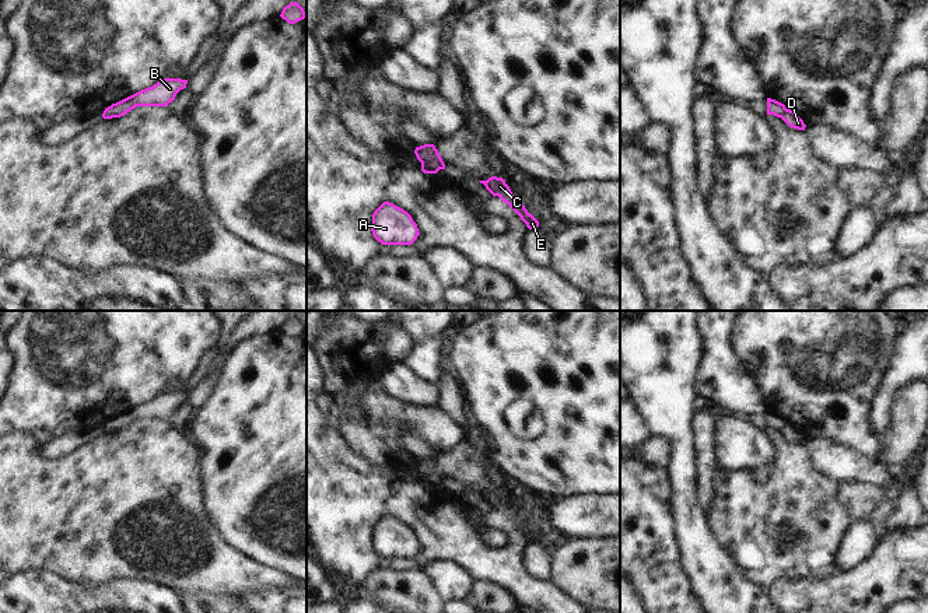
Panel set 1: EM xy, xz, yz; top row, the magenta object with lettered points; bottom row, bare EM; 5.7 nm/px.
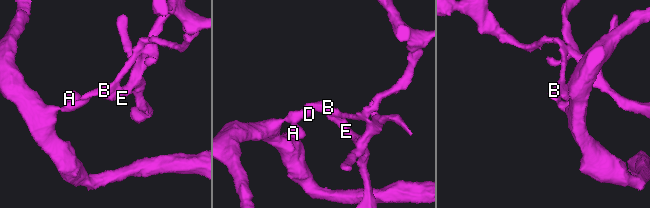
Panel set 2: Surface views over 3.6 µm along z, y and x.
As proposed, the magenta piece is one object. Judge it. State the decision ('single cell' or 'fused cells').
fused cells

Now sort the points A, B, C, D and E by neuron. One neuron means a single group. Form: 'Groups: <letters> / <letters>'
Groups: A D / B C E.

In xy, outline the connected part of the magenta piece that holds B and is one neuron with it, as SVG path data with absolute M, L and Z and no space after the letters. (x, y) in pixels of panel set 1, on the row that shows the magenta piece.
M162 78L153 87L141 90L111 106L105 108L102 118L112 119L119 112L122 116L136 106L168 106L176 94L186 88L188 80Z

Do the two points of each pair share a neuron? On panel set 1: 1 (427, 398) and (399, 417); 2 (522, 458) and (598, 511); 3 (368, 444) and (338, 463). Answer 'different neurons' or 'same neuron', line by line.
1: different neurons
2: different neurons
3: different neurons

